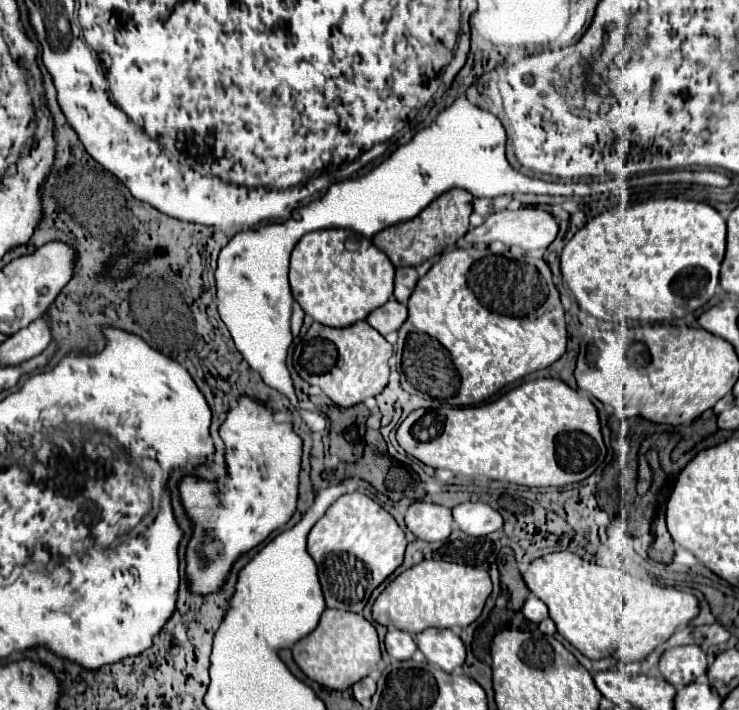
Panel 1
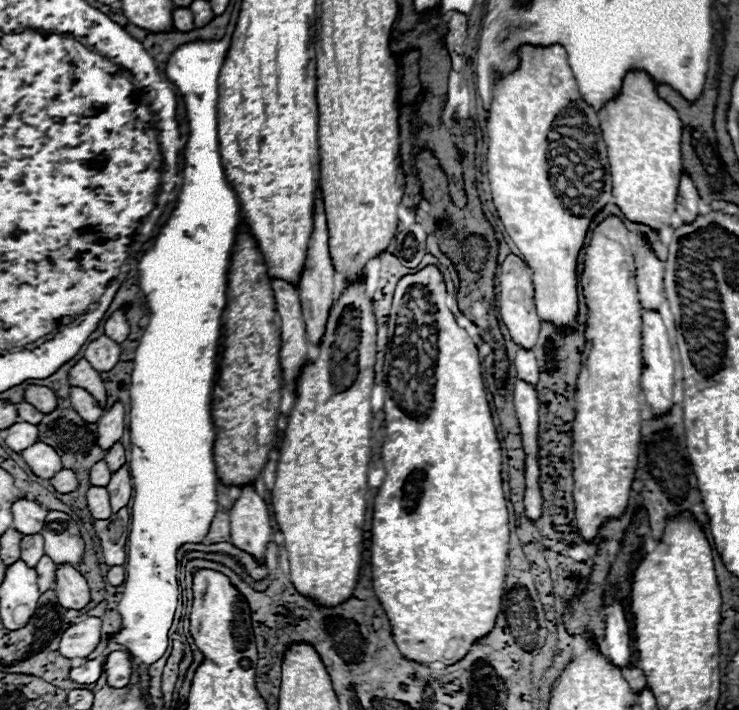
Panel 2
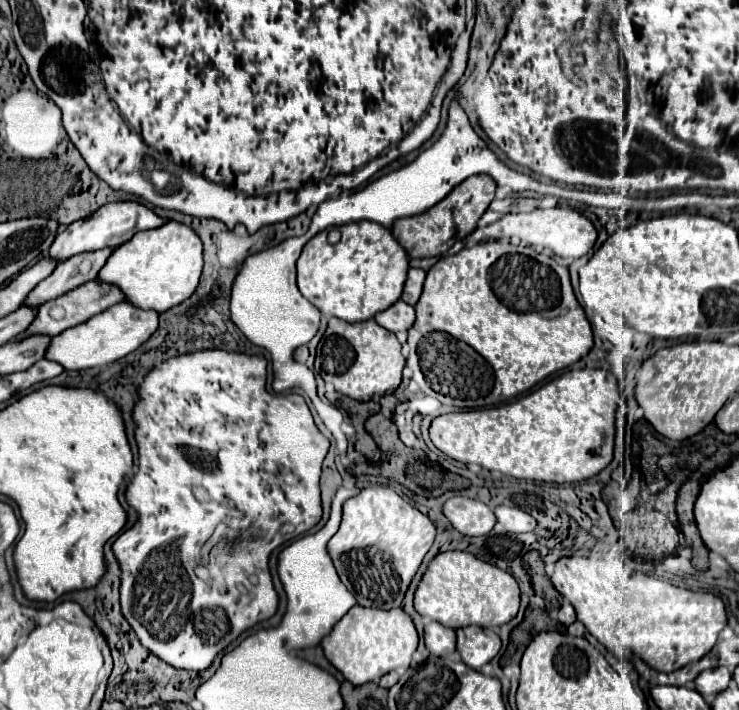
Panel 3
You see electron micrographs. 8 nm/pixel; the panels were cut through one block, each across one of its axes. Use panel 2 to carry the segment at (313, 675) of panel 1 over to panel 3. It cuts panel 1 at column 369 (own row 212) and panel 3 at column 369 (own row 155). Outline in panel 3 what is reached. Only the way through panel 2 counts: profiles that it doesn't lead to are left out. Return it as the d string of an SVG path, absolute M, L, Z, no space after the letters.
M356 604L322 640L322 648L326 658L344 674L344 678L354 686L360 686L366 682L378 682L384 674L396 668L408 668L418 642L420 638L416 626L402 608L374 610Z

